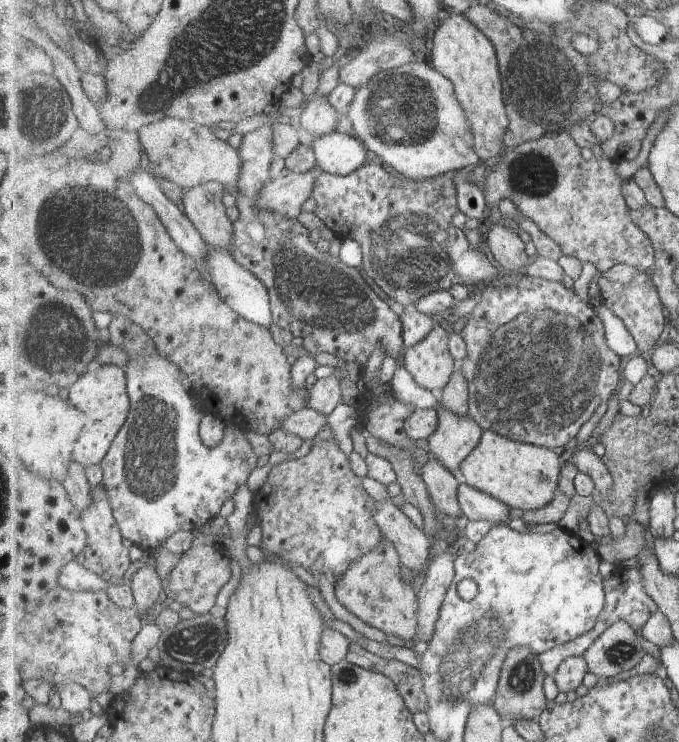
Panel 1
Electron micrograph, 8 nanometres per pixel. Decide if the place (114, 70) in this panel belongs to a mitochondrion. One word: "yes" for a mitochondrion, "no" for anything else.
no

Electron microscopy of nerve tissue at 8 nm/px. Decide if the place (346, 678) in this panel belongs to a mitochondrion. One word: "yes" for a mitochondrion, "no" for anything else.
yes

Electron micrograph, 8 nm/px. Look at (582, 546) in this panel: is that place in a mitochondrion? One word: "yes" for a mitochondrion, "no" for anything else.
no

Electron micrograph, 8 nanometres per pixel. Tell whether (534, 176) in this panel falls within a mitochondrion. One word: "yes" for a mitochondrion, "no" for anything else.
yes

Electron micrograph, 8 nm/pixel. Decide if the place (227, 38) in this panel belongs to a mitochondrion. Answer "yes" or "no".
yes

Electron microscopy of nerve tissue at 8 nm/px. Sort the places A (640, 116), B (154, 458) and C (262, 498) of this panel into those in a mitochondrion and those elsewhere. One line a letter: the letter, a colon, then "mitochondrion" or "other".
A: other
B: mitochondrion
C: other

